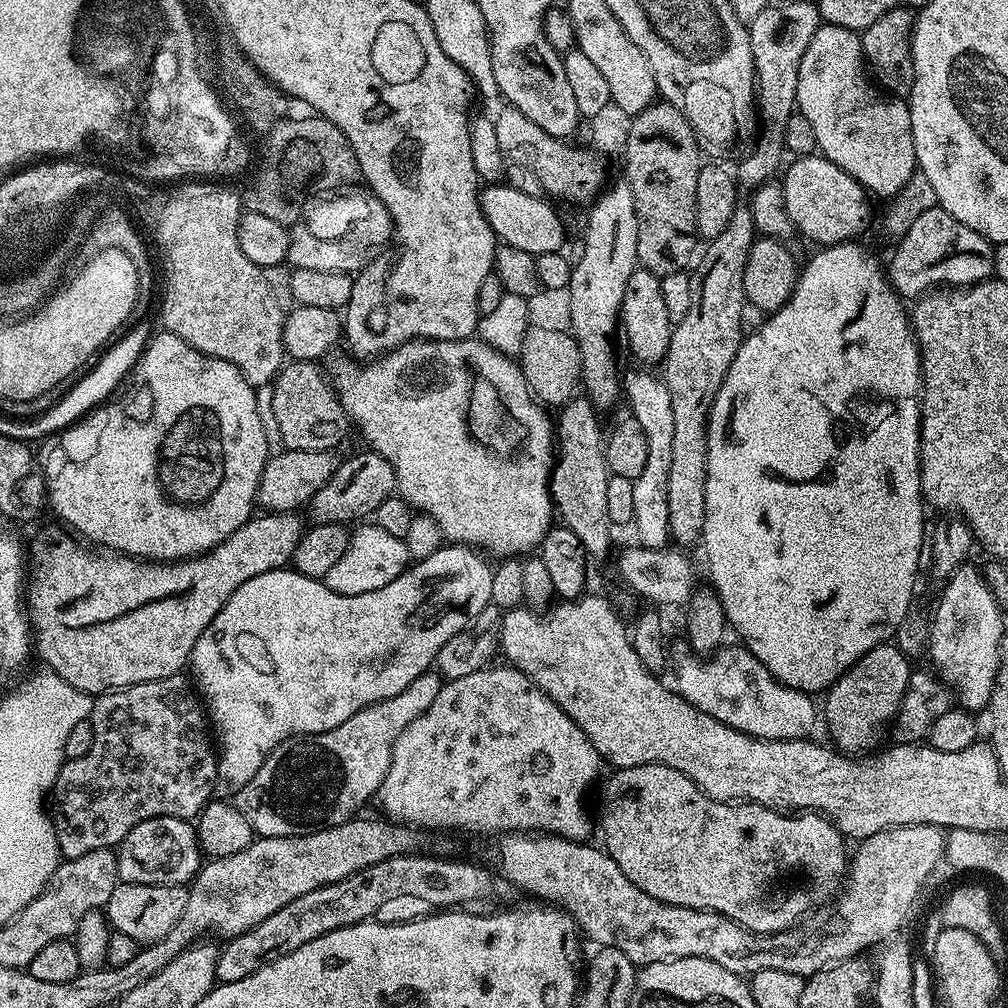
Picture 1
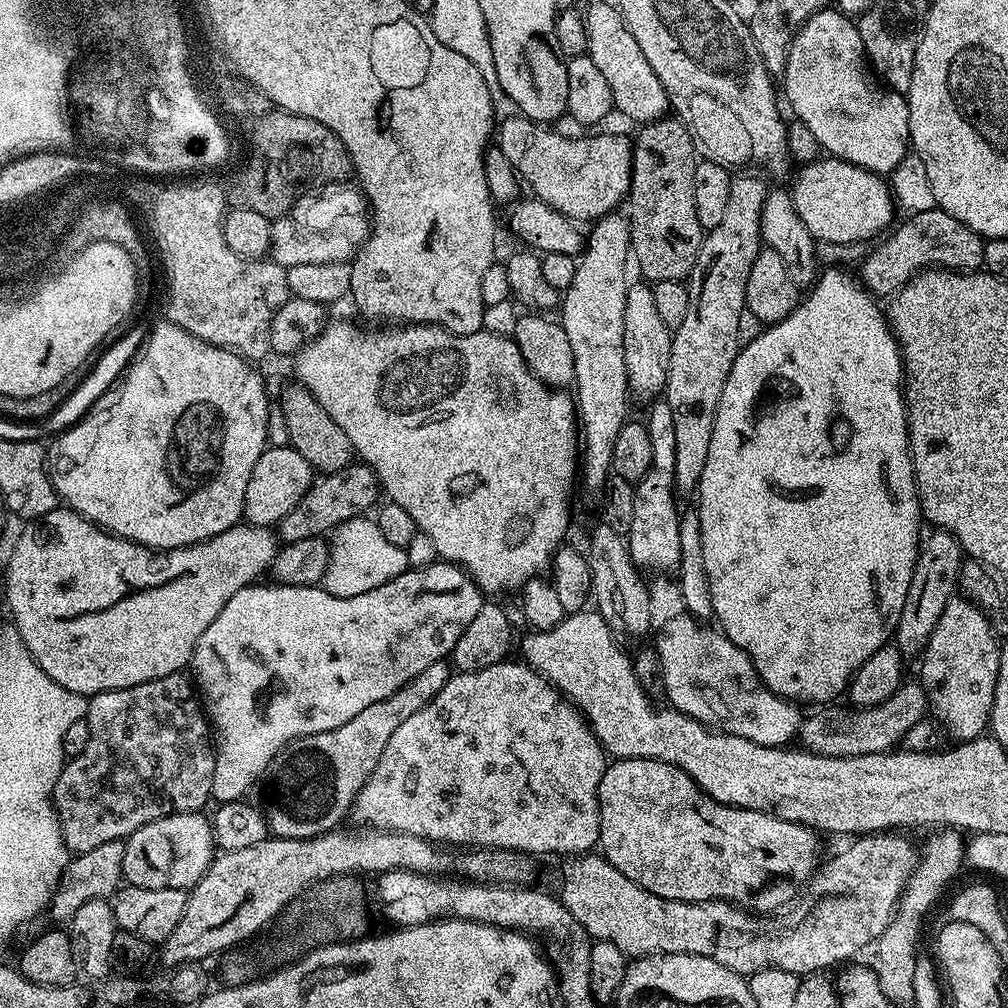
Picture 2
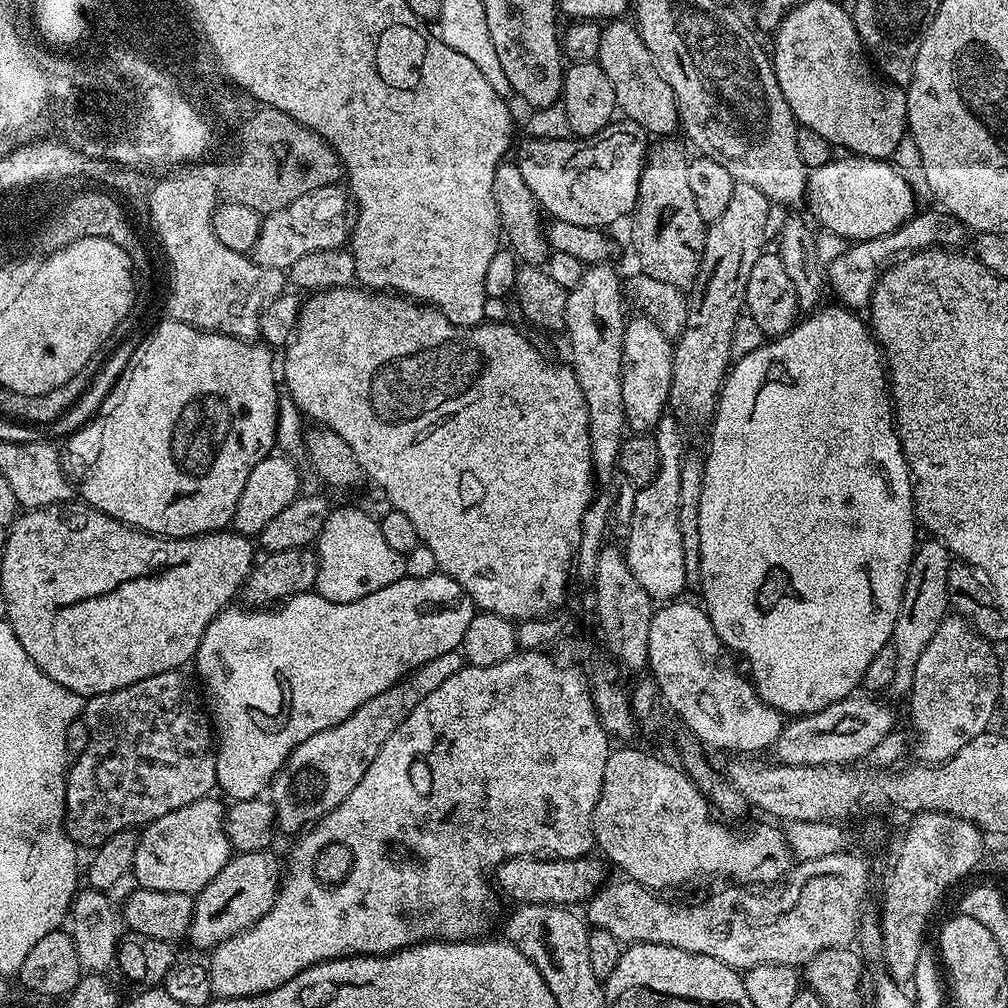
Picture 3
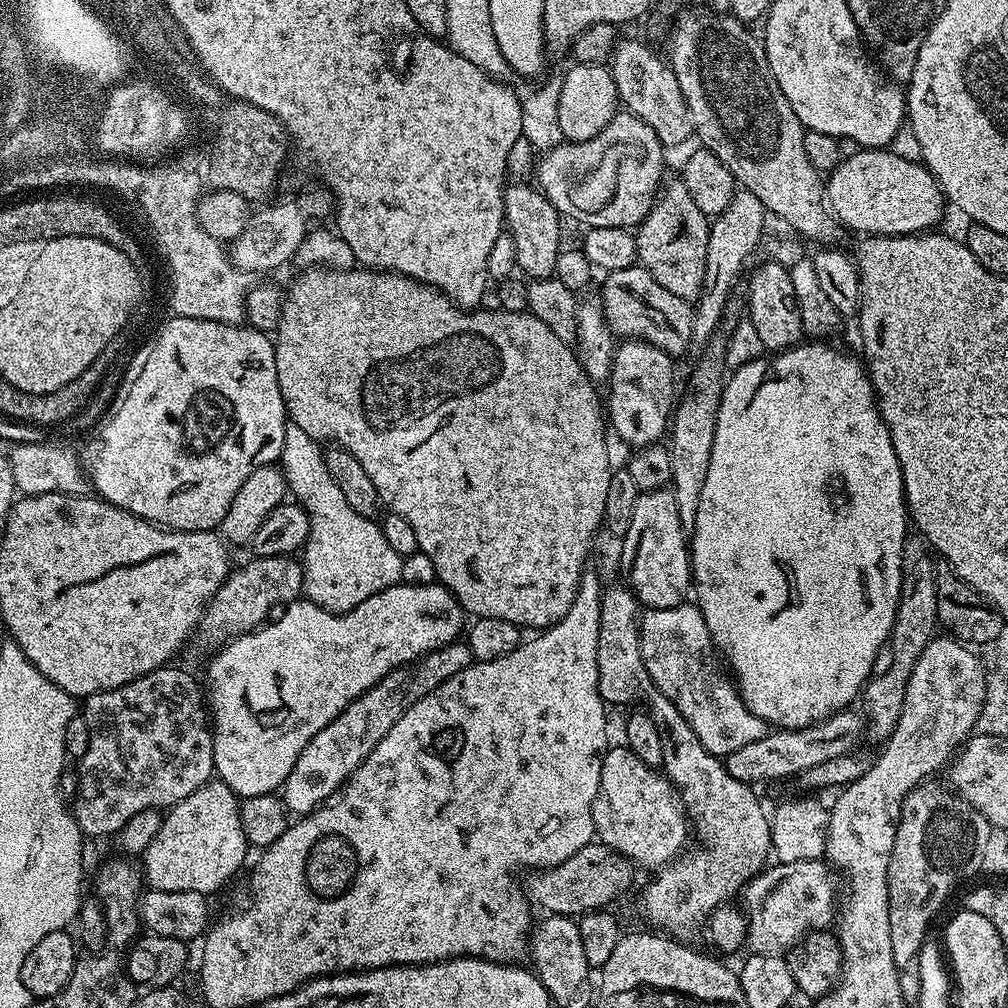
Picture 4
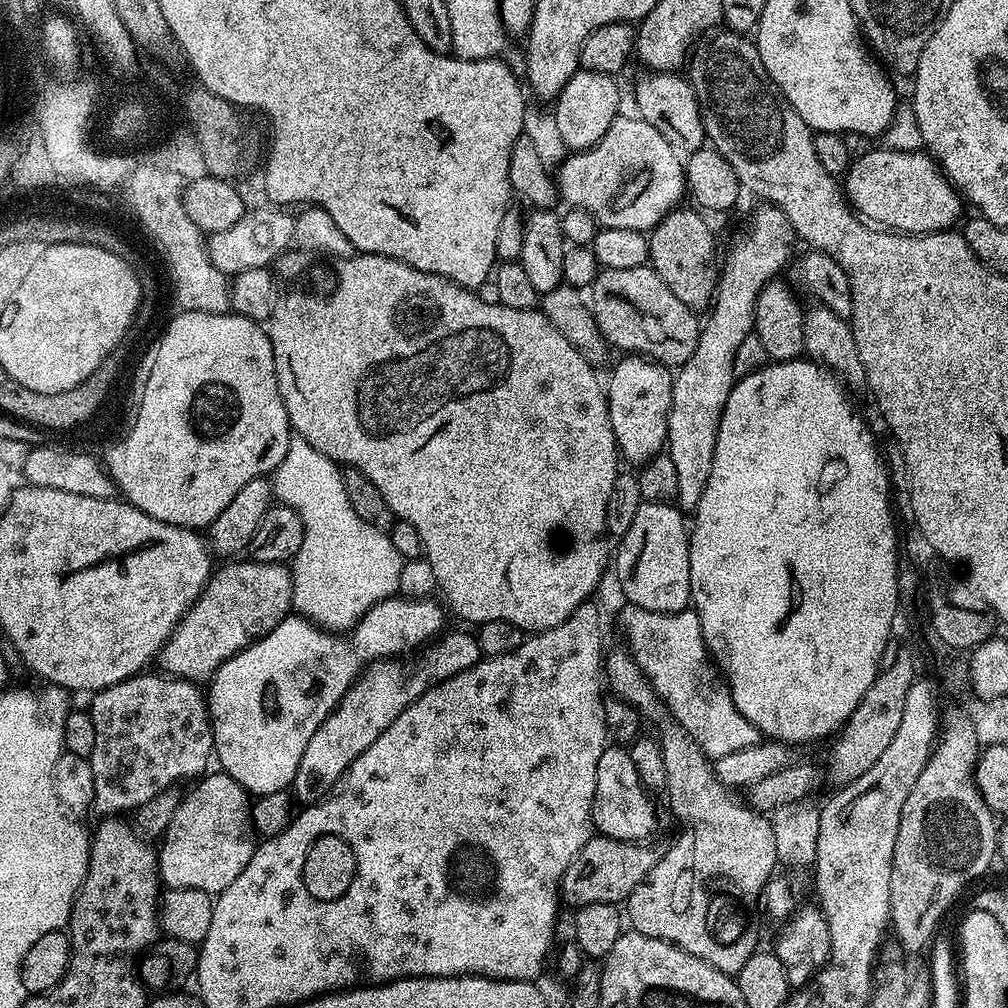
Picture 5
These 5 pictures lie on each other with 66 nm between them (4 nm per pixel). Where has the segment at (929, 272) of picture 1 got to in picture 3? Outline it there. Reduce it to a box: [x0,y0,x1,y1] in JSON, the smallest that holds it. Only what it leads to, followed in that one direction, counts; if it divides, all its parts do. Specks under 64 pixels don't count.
[826,210,966,310]

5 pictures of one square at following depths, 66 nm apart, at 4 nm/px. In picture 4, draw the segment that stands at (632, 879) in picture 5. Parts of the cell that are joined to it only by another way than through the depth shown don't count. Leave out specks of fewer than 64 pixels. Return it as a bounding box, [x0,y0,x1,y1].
[522,842,632,918]

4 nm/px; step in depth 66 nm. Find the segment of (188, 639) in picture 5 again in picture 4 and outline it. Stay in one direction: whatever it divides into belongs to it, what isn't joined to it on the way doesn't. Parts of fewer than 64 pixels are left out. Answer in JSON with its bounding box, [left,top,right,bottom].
[198,555,304,646]

